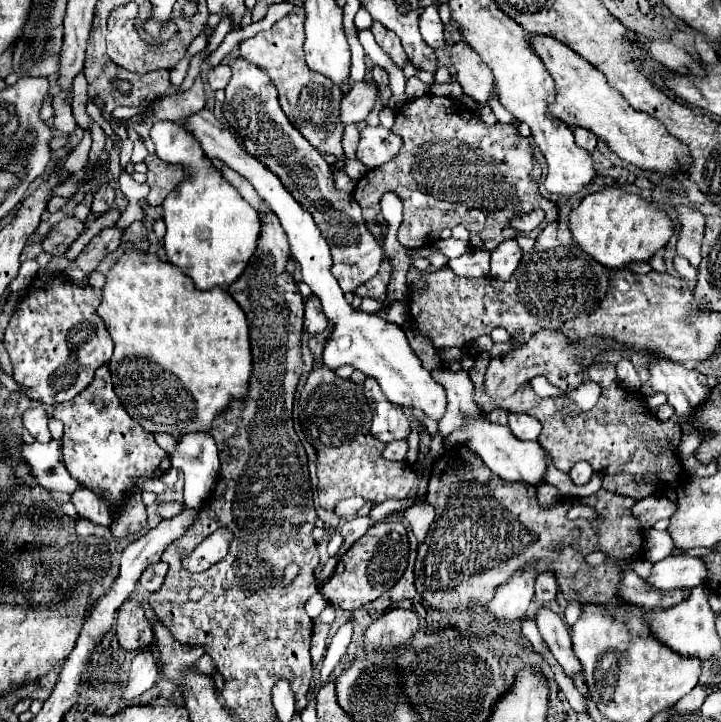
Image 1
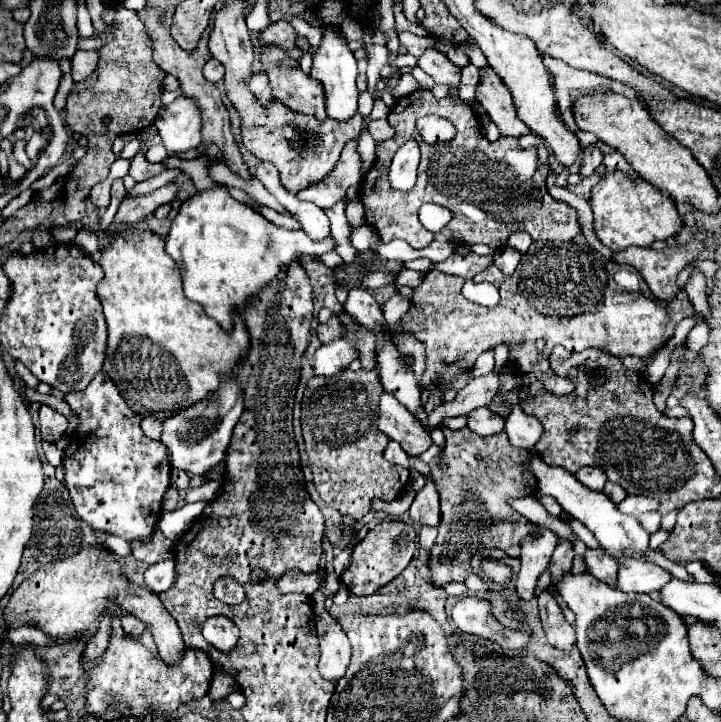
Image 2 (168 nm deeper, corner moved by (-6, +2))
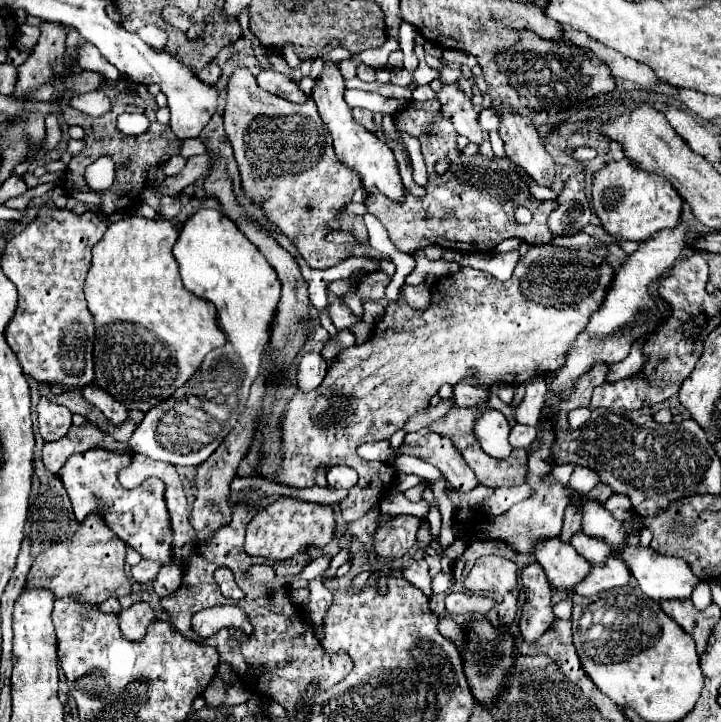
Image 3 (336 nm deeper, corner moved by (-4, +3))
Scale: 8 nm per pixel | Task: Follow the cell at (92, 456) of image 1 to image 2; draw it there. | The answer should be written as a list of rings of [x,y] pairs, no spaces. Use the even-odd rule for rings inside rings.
[[[100,371],[100,373],[94,377],[94,381],[90,381],[90,385],[88,385],[84,391],[68,393],[68,395],[66,395],[66,403],[72,407],[72,411],[78,413],[78,421],[80,421],[76,435],[72,437],[70,445],[68,445],[66,451],[64,451],[64,465],[62,465],[62,467],[64,467],[64,485],[66,485],[68,491],[70,491],[70,497],[72,497],[72,503],[74,503],[74,507],[76,507],[78,515],[80,515],[92,529],[96,529],[96,531],[100,531],[100,533],[120,535],[120,537],[126,539],[126,541],[142,541],[142,543],[150,541],[150,537],[152,537],[152,533],[154,533],[154,529],[156,529],[156,523],[158,523],[158,519],[160,519],[160,513],[162,513],[164,493],[166,493],[168,487],[170,487],[170,461],[168,461],[168,455],[166,455],[166,447],[164,447],[160,441],[152,441],[152,439],[148,439],[148,437],[142,433],[142,429],[140,429],[140,415],[134,413],[134,411],[130,411],[130,407],[128,407],[126,401],[122,399],[122,395],[118,393],[116,385],[112,383],[112,379],[110,379],[104,371]]]

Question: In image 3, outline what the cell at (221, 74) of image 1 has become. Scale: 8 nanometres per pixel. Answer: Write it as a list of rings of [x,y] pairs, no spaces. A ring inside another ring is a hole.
[[[210,62],[208,66],[204,66],[204,68],[200,70],[198,78],[200,78],[202,82],[206,82],[206,84],[216,84],[218,78],[220,78],[220,66],[218,66],[216,62]]]

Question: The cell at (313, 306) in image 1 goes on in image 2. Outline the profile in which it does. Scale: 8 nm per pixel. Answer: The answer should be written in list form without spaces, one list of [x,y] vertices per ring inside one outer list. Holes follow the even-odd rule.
[[[336,315],[326,325],[318,325],[318,339],[322,345],[332,343],[334,339],[338,339],[338,335],[342,335],[342,323]]]

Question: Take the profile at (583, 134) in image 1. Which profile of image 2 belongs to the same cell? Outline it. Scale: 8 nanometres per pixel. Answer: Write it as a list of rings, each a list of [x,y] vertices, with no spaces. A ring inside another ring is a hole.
[[[594,145],[584,147],[584,159],[582,159],[582,165],[580,165],[578,175],[580,175],[582,179],[590,177],[590,175],[596,171],[596,167],[602,163],[602,157],[604,157],[604,155],[602,155]]]

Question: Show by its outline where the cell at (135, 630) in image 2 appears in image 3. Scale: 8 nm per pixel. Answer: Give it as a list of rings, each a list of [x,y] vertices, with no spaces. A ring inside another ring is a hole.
[[[138,602],[120,612],[120,630],[128,640],[140,640],[146,634],[146,626],[154,620],[152,608],[146,602]]]

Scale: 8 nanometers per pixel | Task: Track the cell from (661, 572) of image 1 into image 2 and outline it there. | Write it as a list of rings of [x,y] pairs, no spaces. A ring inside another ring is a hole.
[[[624,559],[618,563],[618,579],[614,583],[614,589],[620,589],[624,593],[652,593],[658,591],[658,587],[664,587],[668,581],[670,573],[666,569],[646,561]]]

